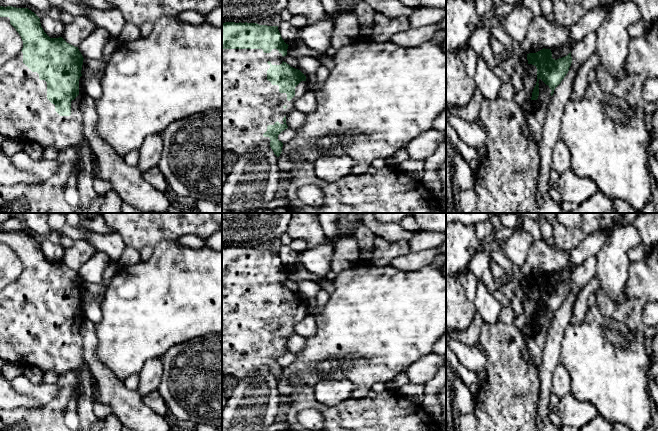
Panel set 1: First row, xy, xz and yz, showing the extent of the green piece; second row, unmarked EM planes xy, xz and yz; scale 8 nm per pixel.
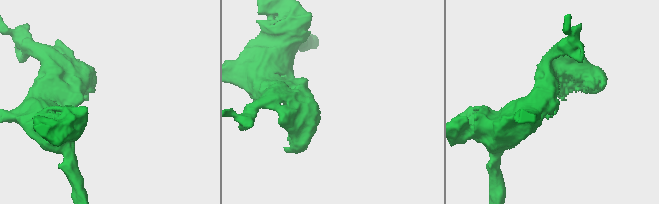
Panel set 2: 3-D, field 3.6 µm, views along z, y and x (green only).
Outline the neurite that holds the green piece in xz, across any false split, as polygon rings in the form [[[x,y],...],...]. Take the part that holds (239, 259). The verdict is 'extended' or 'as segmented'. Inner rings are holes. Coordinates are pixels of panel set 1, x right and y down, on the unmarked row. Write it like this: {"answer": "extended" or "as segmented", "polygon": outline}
{"answer": "extended", "polygon": [[[222,246],[222,376],[231,375],[237,380],[247,378],[256,373],[262,367],[271,371],[274,378],[279,381],[283,367],[278,364],[278,359],[288,352],[286,338],[294,333],[294,326],[308,315],[306,300],[298,293],[291,291],[282,282],[287,279],[288,268],[284,266],[278,254],[278,250],[259,249],[257,247]]]}

